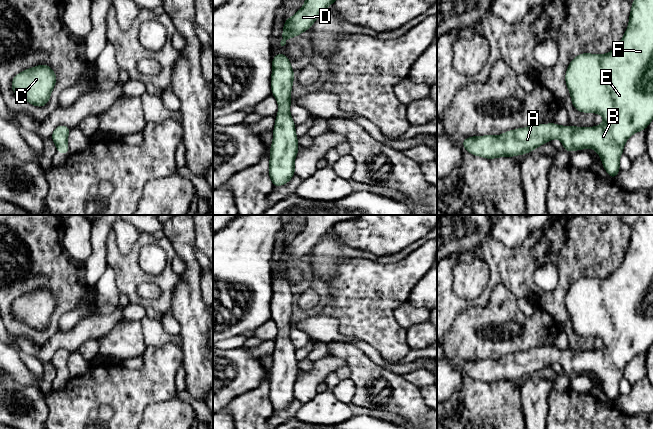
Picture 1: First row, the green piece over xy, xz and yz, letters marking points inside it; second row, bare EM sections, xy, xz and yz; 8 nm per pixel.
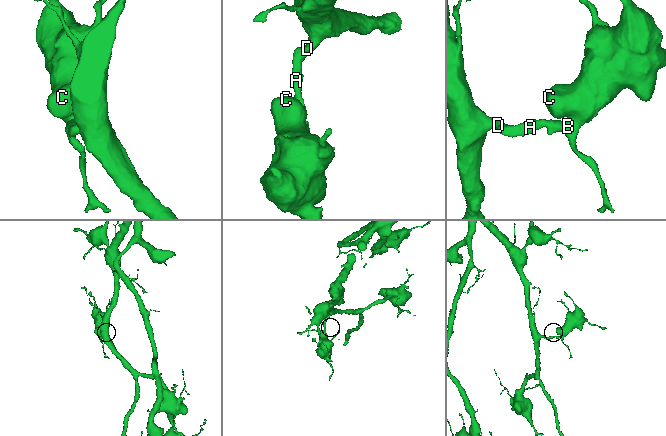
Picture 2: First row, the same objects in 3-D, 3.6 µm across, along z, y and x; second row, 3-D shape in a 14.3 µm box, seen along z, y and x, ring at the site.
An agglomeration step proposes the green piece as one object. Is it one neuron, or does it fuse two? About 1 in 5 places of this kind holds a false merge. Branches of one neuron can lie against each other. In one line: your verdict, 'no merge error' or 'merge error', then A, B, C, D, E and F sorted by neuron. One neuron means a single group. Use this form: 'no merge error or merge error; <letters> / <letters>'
no merge error; A B C D E F

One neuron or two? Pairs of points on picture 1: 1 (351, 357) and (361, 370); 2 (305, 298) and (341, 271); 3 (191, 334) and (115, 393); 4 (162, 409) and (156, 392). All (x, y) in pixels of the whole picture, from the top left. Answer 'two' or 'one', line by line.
1: one
2: two
3: two
4: two

